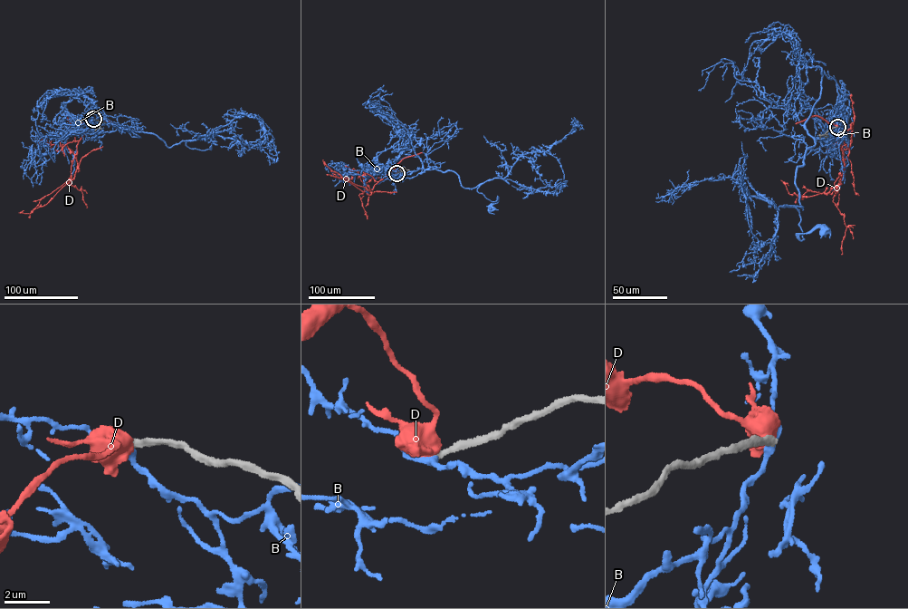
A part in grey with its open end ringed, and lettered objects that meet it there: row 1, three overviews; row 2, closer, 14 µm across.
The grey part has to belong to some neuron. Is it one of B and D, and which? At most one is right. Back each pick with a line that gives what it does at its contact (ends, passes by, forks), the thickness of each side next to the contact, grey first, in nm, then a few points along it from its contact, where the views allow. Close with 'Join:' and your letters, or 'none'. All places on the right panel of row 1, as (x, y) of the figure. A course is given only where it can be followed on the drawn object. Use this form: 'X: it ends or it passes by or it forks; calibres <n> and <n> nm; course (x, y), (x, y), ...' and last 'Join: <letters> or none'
Join: none

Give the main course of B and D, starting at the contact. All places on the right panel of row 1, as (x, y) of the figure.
B: (837, 127), (832, 105), (812, 109), (804, 125), (814, 145), (795, 173), (799, 239), (800, 235), (826, 230)
D: (837, 126), (830, 124), (843, 155), (839, 183), (826, 194), (802, 199), (788, 194), (785, 183), (788, 185)

